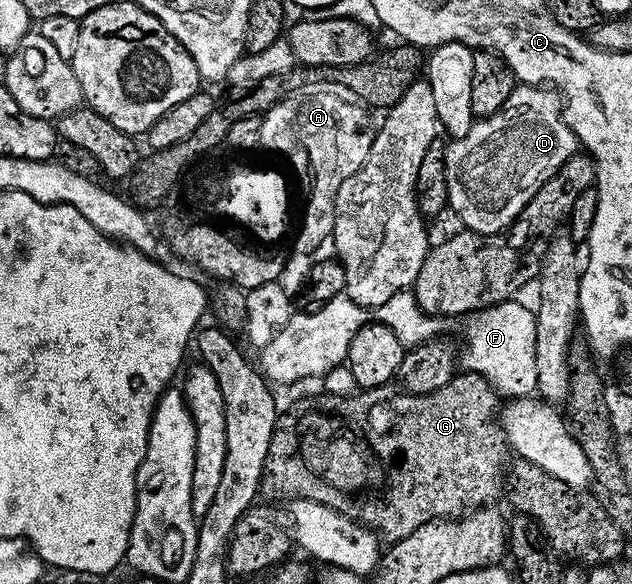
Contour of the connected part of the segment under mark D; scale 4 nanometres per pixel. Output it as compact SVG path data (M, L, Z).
M518 85L499 111L477 120L462 139L446 143L448 207L458 214L465 230L504 232L540 187L579 150L579 141L562 115L563 106L561 94L549 86Z

